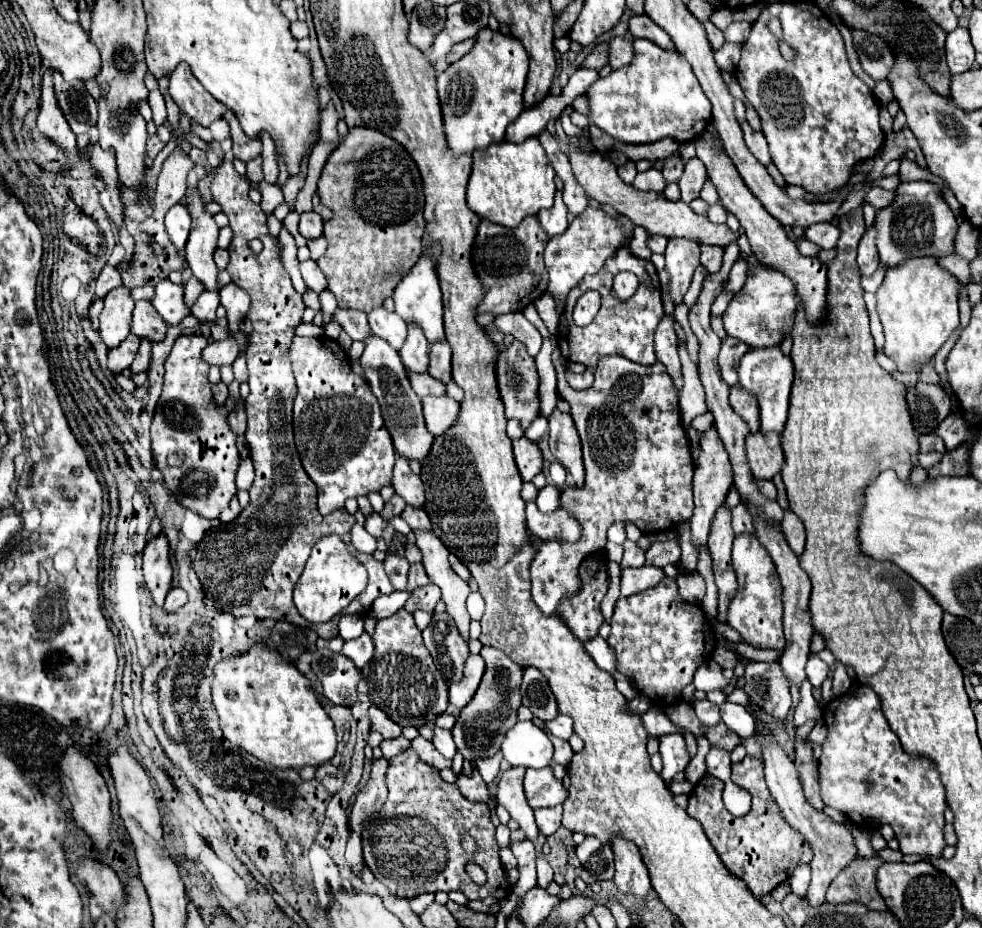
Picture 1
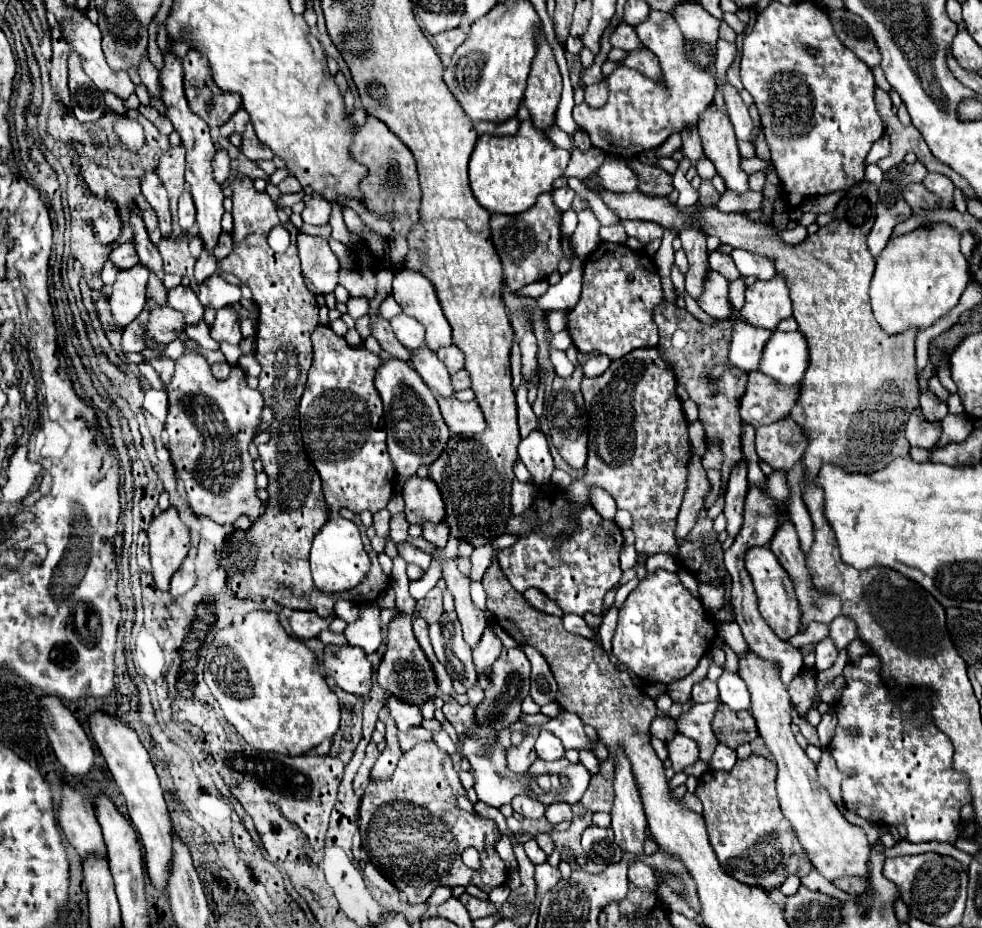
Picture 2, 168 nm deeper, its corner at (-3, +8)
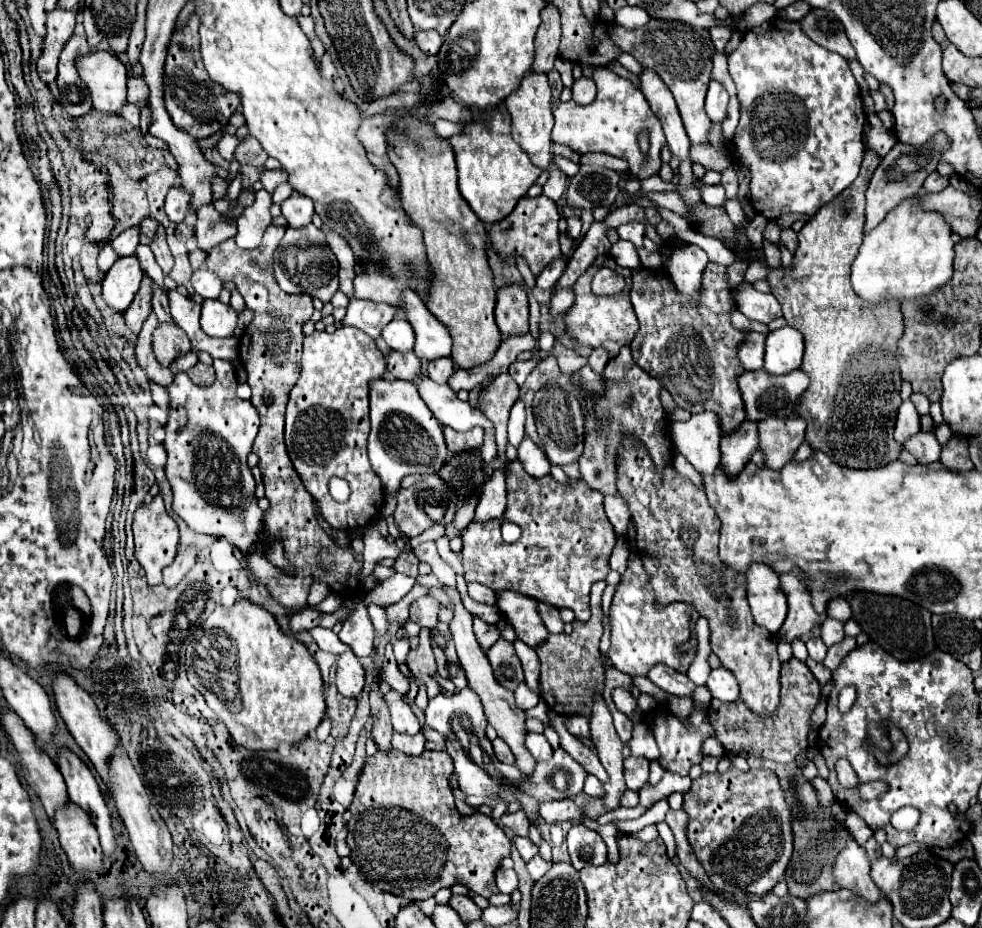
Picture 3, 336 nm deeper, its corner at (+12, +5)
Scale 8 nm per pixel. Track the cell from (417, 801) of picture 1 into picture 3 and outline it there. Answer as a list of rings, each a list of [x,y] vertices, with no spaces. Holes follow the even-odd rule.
[[[400,751],[376,753],[370,757],[358,777],[358,787],[350,805],[352,817],[348,821],[348,847],[352,849],[352,863],[360,869],[362,875],[370,883],[376,883],[382,891],[394,893],[398,897],[410,901],[422,901],[434,897],[438,889],[452,887],[456,883],[466,885],[470,891],[490,897],[498,893],[494,883],[494,873],[498,869],[500,859],[511,854],[511,841],[498,823],[482,813],[474,813],[472,817],[462,817],[456,811],[452,789],[448,777],[452,773],[452,759],[444,751],[424,751],[418,757],[404,755]],[[394,835],[394,847],[386,845],[386,837]]]

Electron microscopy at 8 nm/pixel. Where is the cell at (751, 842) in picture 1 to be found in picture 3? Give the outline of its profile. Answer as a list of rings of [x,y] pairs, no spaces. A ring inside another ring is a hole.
[[[730,767],[726,773],[704,773],[702,777],[694,779],[690,791],[684,793],[682,809],[688,811],[690,819],[688,841],[708,879],[718,891],[740,897],[742,901],[746,895],[766,895],[778,881],[784,879],[792,857],[794,833],[790,827],[790,807],[774,771],[750,769],[744,773],[736,767]]]

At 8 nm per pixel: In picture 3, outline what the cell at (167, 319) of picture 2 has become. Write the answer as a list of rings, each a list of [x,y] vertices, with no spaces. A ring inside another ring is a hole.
[[[158,323],[152,333],[152,351],[160,365],[168,367],[174,357],[188,353],[190,349],[190,339],[176,323]]]

